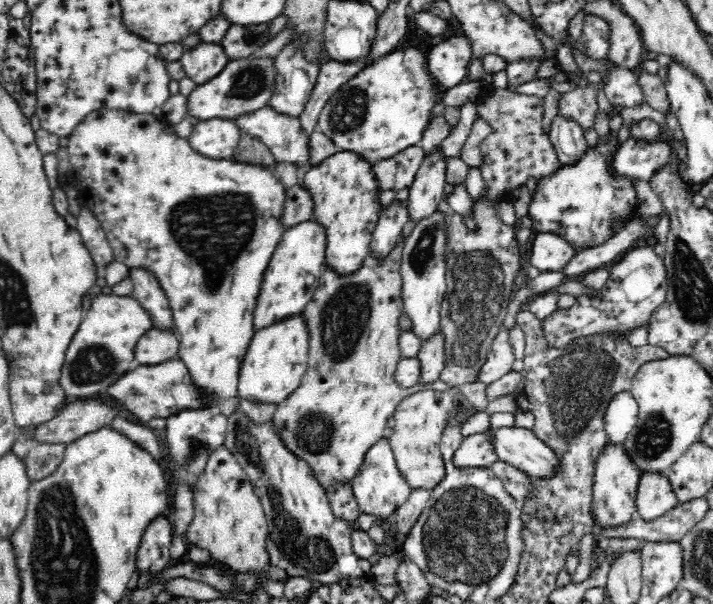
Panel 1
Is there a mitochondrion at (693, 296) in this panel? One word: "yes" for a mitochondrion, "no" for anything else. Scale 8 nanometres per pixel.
yes

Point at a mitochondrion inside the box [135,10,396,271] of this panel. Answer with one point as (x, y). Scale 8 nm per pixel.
(348, 113)

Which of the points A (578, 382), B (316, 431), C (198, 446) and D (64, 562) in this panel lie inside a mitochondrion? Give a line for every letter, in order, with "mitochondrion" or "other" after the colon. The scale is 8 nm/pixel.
A: mitochondrion
B: mitochondrion
C: mitochondrion
D: mitochondrion

